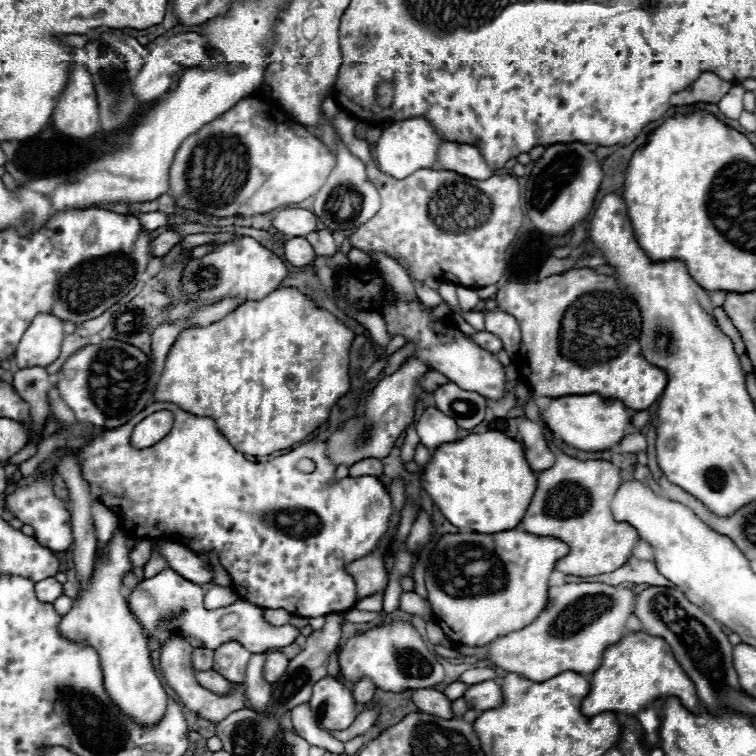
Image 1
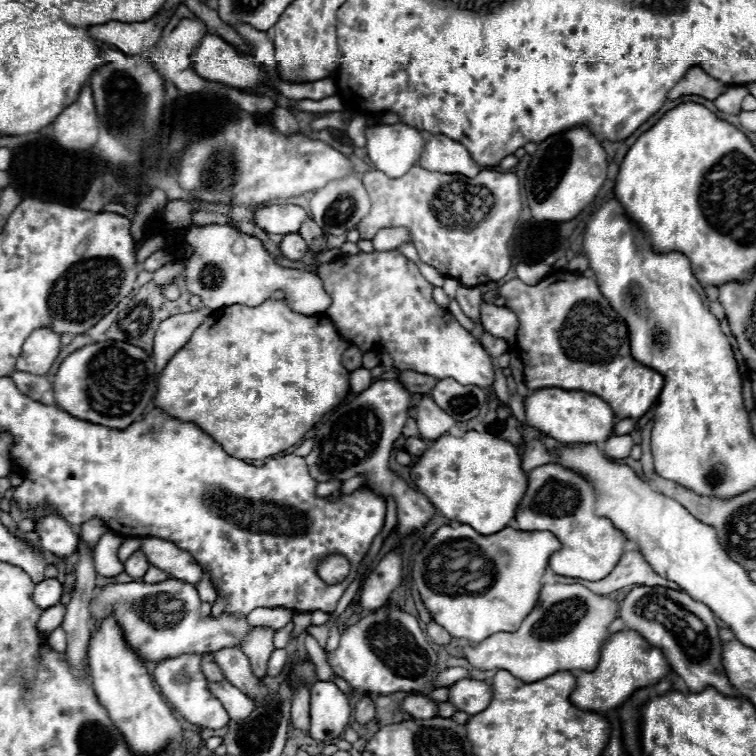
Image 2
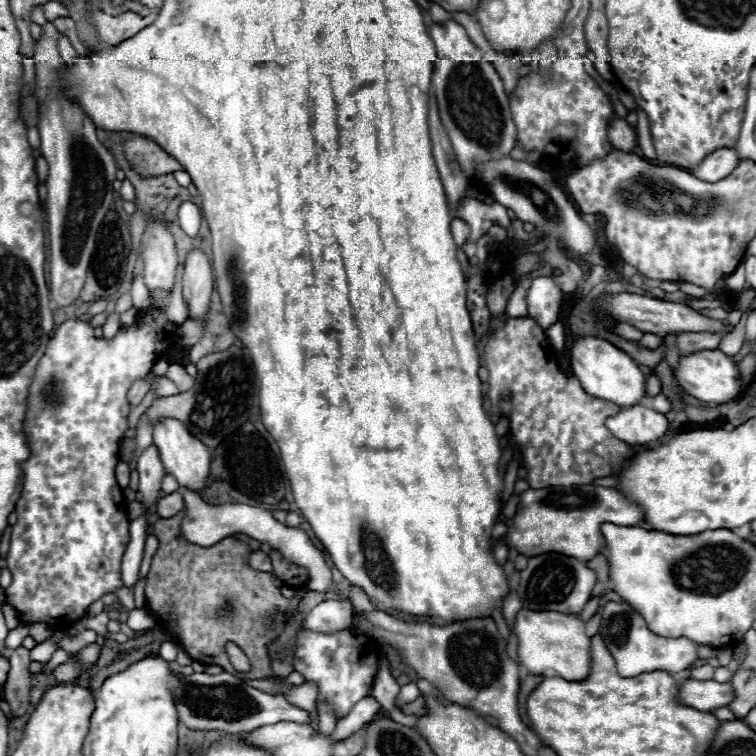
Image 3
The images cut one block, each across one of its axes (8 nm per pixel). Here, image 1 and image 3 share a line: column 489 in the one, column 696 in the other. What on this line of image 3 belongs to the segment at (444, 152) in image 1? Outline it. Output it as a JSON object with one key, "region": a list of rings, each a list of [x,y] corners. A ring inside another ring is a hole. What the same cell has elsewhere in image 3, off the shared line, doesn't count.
{"region":[[[720,148],[708,154],[696,168],[690,170],[690,174],[706,182],[716,182],[726,178],[736,166],[738,166],[736,152],[732,148]]]}

